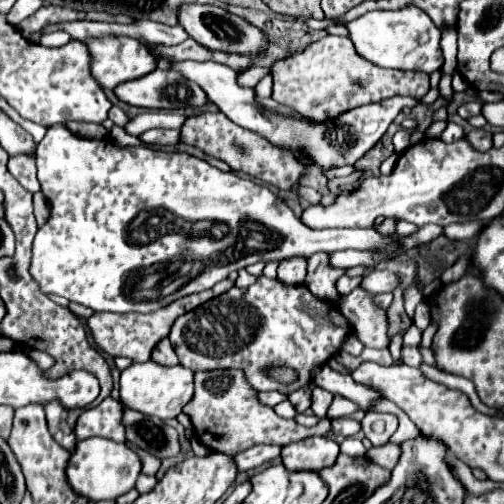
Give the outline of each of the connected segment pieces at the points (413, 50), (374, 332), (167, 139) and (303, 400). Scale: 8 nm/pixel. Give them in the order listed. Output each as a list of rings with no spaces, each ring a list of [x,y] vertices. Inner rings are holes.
[[[409,4],[399,10],[375,10],[367,12],[361,18],[349,22],[351,40],[357,52],[367,58],[369,62],[383,66],[383,68],[399,68],[399,70],[419,70],[431,74],[441,70],[443,54],[439,48],[441,32],[431,22],[431,18],[419,10],[419,6]]]
[[[355,288],[349,296],[339,298],[339,310],[355,326],[355,336],[367,348],[387,348],[387,314],[373,304],[373,296],[363,288]]]
[[[148,130],[143,132],[139,138],[145,144],[173,146],[173,144],[179,144],[179,130]]]
[[[309,382],[309,384],[305,384],[303,388],[299,388],[297,392],[291,392],[289,394],[289,400],[295,404],[295,408],[299,410],[299,412],[305,412],[309,406],[311,406],[311,390],[315,388],[315,384],[313,382]]]

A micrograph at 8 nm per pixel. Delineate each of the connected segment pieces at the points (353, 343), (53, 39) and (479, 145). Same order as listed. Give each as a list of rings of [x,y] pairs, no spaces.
[[[347,334],[345,340],[343,340],[343,344],[341,344],[341,350],[349,352],[349,354],[353,354],[353,356],[359,356],[361,350],[363,350],[363,344],[361,344],[353,334]]]
[[[63,31],[52,32],[42,36],[38,44],[45,47],[59,47],[71,40],[69,34]]]
[[[472,129],[465,136],[471,142],[471,146],[479,152],[487,152],[493,146],[492,134],[483,129]]]

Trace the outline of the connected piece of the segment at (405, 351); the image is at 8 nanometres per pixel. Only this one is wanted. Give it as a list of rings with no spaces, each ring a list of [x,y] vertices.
[[[403,346],[401,348],[401,360],[403,360],[403,364],[417,368],[421,364],[421,354],[419,354],[417,346]]]

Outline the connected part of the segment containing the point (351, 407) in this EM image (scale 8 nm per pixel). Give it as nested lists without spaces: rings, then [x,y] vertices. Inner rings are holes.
[[[335,396],[335,400],[333,400],[327,416],[329,418],[341,418],[341,416],[351,416],[355,412],[359,412],[359,406],[355,406],[351,400],[347,400],[343,396]]]

